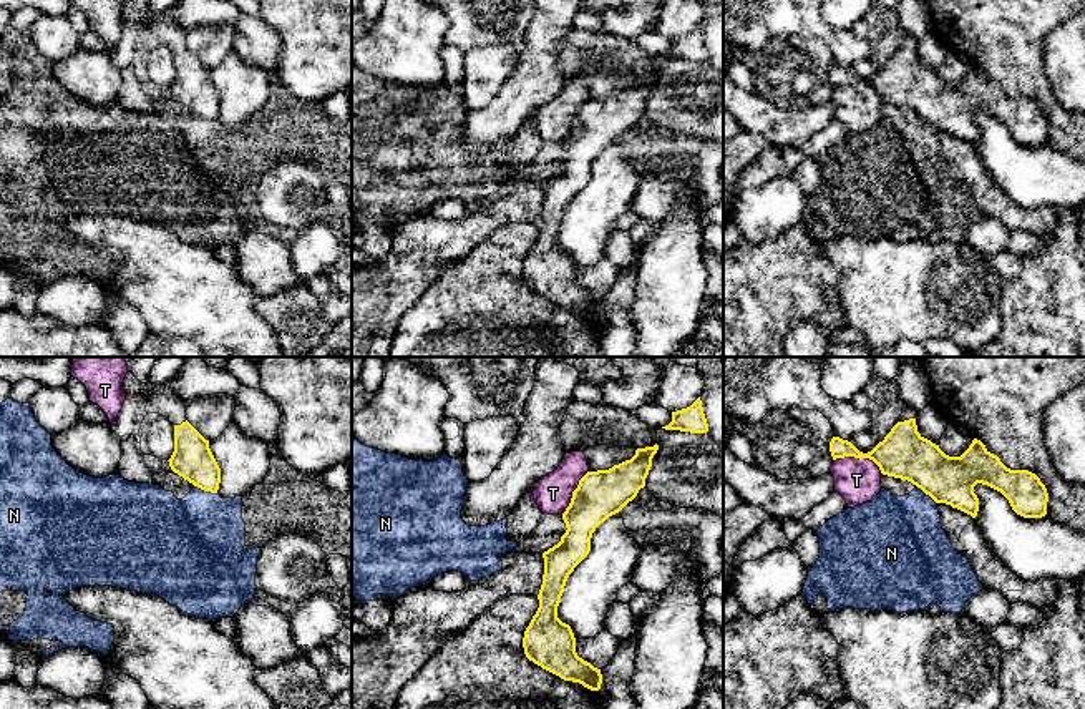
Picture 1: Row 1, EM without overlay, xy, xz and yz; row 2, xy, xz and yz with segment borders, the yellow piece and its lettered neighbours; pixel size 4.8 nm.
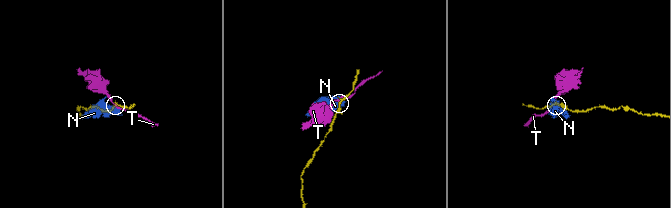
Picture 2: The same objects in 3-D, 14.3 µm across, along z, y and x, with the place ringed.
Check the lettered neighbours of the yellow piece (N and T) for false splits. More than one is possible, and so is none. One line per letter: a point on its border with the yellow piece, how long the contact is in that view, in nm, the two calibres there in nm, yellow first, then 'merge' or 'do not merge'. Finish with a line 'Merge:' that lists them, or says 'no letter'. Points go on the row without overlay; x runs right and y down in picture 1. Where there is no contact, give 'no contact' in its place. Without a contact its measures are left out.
N: xy (206, 118) | 110 nm | 200/440 nm | do not merge
T: yz (860, 87) | 260 nm | 240/220 nm | do not merge
Merge: no letter

